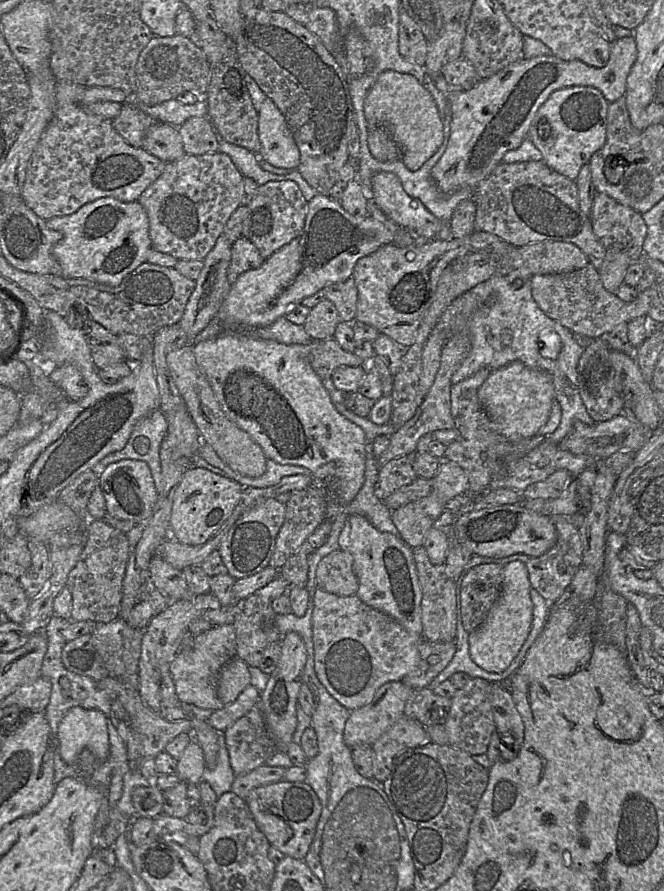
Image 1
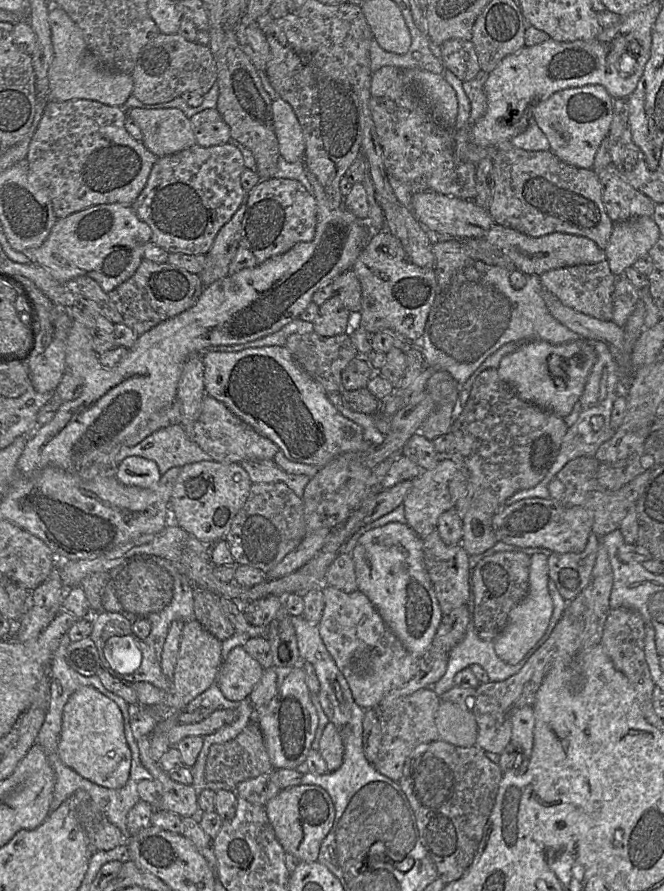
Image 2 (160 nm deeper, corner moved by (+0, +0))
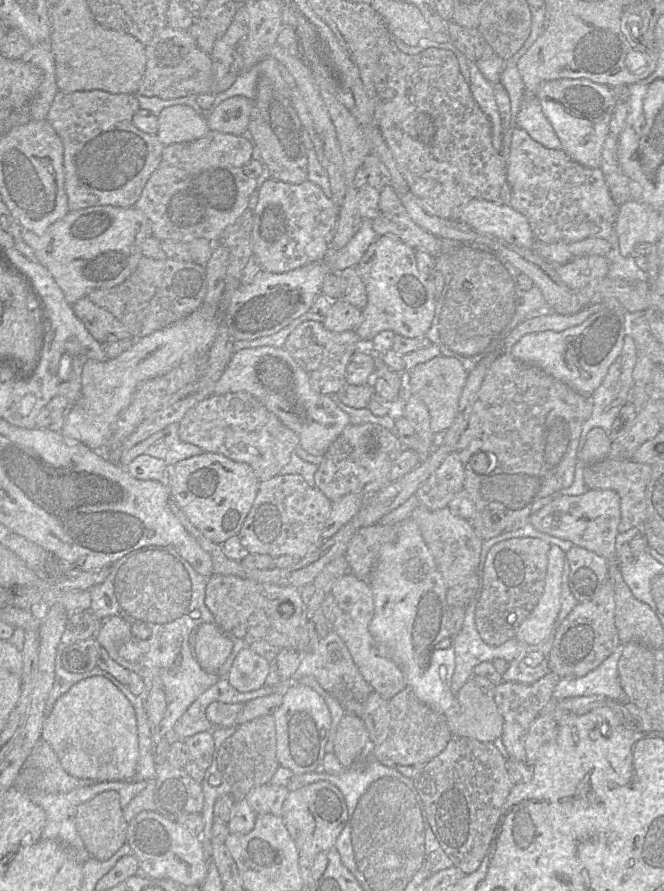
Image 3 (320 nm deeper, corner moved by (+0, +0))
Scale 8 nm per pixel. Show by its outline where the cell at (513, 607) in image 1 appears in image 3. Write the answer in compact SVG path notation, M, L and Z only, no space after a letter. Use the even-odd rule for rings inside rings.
M551 546L543 594L531 614L519 626L516 640L538 645L550 636L561 608L565 554L559 546Z

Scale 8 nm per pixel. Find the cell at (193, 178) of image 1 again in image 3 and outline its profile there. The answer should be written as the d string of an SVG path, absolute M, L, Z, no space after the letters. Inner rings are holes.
M209 130L209 132L196 140L184 142L184 143L173 143L165 146L162 152L161 161L148 179L140 198L135 203L134 208L142 212L150 222L151 235L158 239L160 242L163 241L175 241L180 243L190 243L194 239L204 238L212 243L220 241L220 237L225 229L234 223L236 219L247 209L249 199L256 189L257 178L248 177L244 174L245 164L252 158L253 144L251 141L242 135L233 135L227 133L221 133L218 131Z

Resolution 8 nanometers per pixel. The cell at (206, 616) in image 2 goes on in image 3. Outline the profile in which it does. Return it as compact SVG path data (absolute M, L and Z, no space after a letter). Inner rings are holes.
M213 574L207 579L205 605L214 616L214 623L229 636L239 639L247 634L247 622L256 610L264 610L267 617L275 610L281 611L287 607L291 615L295 605L304 609L304 602L300 593L301 588L293 586L278 586L269 583L259 583L242 579L233 575Z

